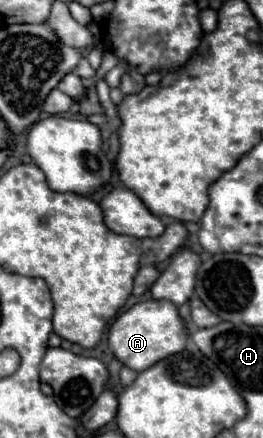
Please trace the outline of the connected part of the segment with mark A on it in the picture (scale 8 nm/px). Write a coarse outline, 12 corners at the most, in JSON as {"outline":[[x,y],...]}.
{"outline":[[167,300],[131,306],[111,324],[109,350],[135,372],[185,348]]}

